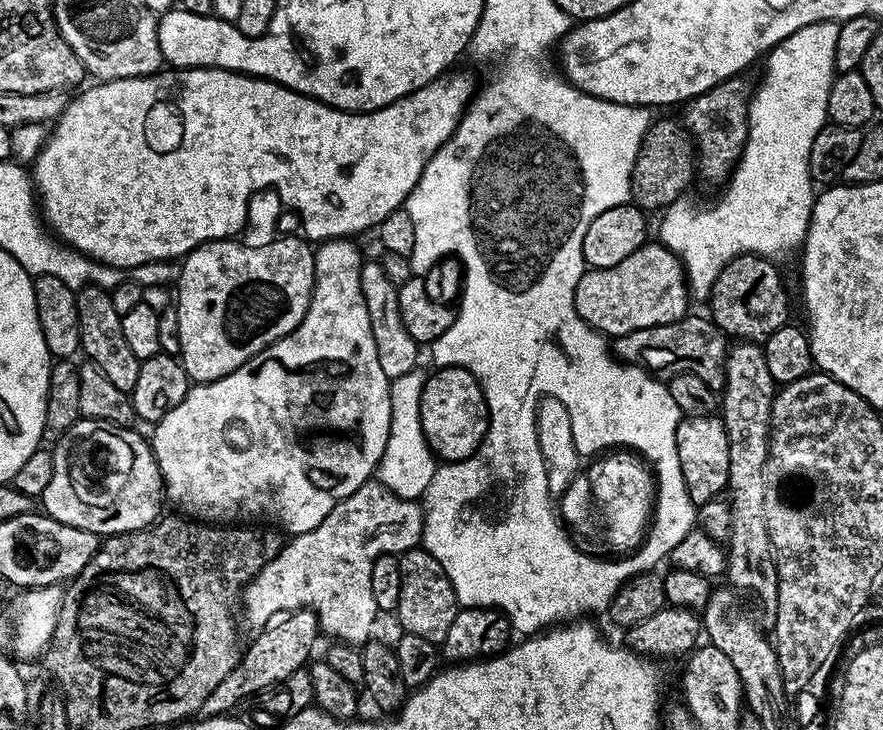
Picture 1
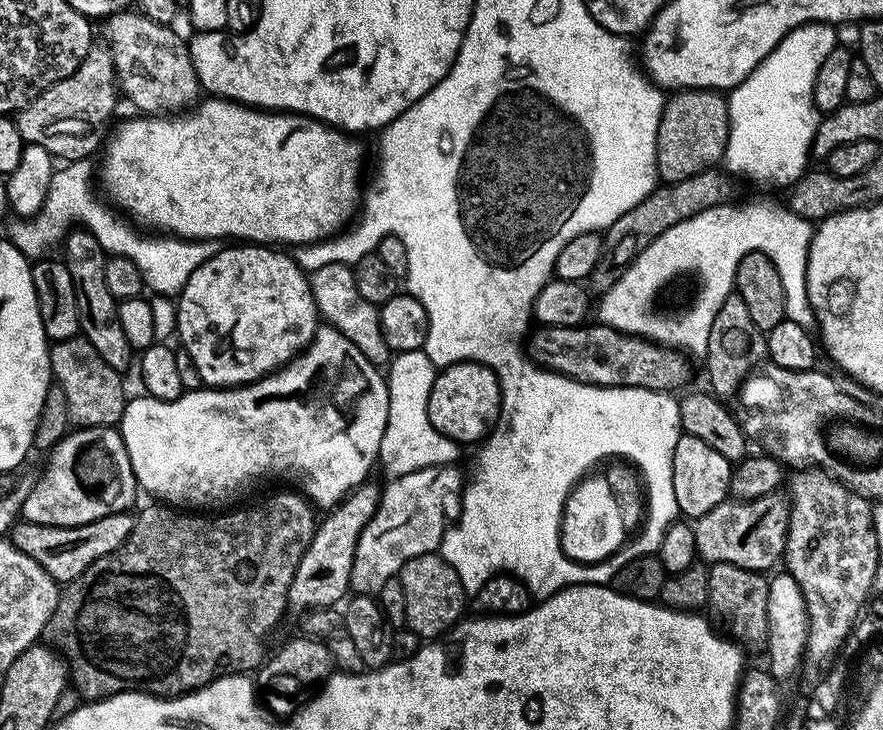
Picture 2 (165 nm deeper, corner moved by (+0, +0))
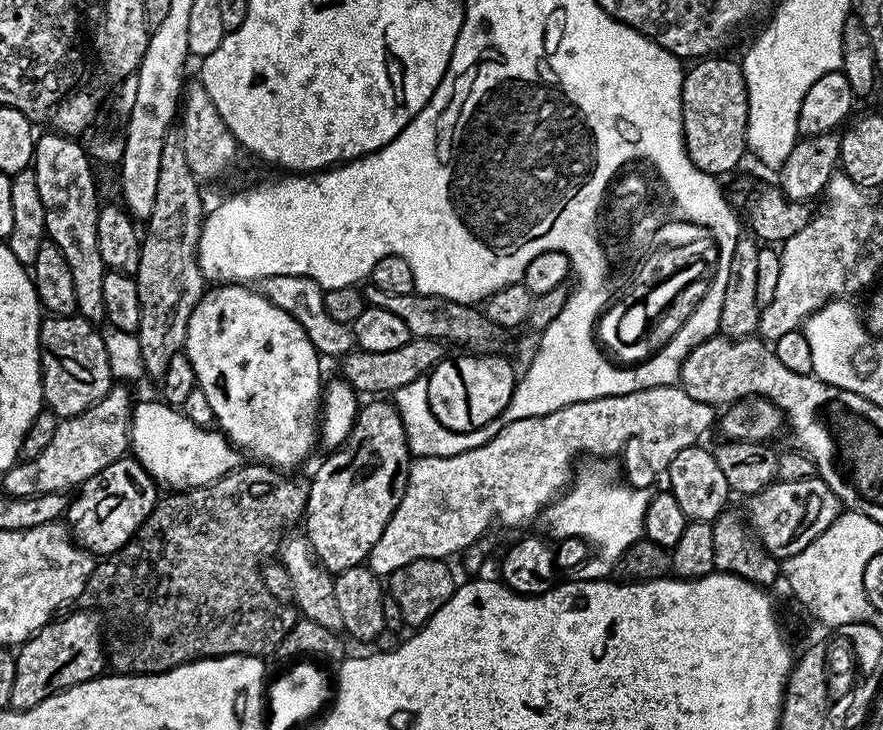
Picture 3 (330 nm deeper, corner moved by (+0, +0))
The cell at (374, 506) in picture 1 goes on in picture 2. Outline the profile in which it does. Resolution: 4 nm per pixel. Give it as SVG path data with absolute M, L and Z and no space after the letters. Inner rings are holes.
M450 464L423 468L389 479L389 484L383 485L378 510L374 518L366 522L354 550L353 593L376 596L384 583L400 575L402 566L410 562L410 558L439 549L446 525L460 510L458 494L464 491L466 476L458 469Z

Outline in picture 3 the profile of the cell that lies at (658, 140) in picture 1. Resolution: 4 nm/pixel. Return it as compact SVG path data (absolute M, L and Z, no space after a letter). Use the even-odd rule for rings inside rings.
M713 54L700 58L684 73L682 82L682 122L684 123L684 145L688 157L698 170L721 174L732 172L740 164L748 148L748 87L744 81L744 69L739 63L727 60L727 55Z

